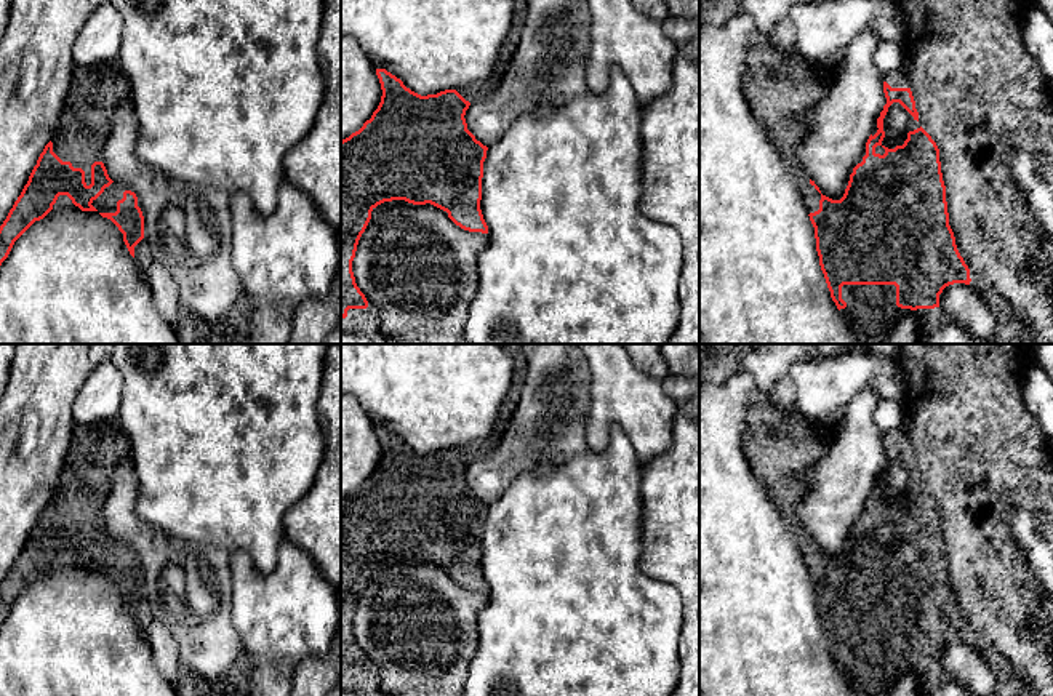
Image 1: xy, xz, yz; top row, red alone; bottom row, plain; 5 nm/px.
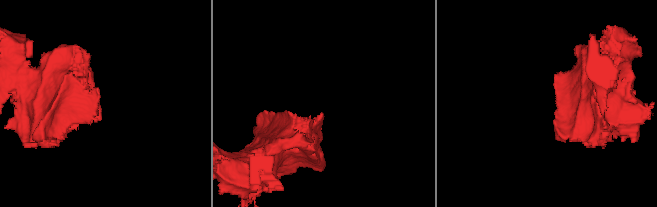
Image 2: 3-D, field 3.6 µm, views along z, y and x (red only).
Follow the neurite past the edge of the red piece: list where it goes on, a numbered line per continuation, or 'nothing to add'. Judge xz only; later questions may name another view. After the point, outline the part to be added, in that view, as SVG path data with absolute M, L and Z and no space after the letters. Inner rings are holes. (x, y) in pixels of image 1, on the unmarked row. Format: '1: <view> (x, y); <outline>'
1: xz (479, 448); M502 344L502 347L509 352L509 355L514 360L512 384L506 395L506 400L501 405L499 416L491 432L480 440L456 448L470 462L482 459L483 456L488 456L491 451L494 451L522 395L525 373L528 368L525 354L522 350L522 344Z

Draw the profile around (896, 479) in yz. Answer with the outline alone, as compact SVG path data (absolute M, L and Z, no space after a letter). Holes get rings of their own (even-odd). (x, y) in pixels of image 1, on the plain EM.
M893 461L883 477L885 496L882 499L882 504L888 507L903 504L907 498L907 491L911 490L909 482L912 478L914 475L899 461Z

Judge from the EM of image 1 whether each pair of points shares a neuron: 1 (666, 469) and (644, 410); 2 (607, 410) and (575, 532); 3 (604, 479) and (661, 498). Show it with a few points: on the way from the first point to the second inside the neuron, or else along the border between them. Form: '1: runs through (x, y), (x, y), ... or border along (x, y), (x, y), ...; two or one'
1: border along (674, 420), (669, 447), (644, 464); two
2: border along (632, 444), (612, 426), (608, 447), (589, 450); two
3: border along (644, 464), (640, 477), (640, 527); two

